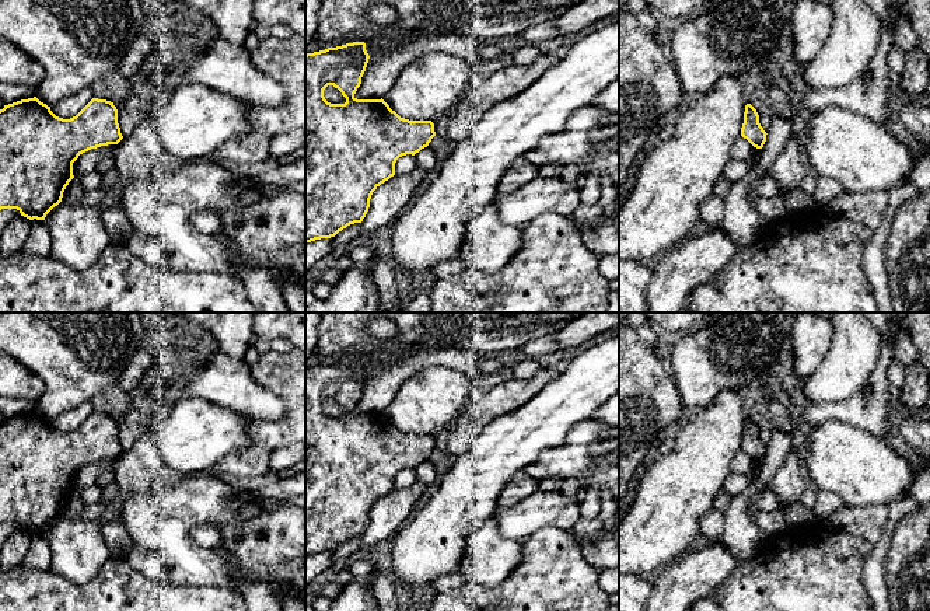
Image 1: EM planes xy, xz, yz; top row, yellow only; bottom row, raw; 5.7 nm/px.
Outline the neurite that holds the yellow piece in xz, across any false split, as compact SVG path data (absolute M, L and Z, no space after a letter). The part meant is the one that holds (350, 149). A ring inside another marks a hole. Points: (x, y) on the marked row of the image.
M364 42L305 55L305 244L361 223L373 192L395 175L396 160L415 156L436 136L431 121L401 118L382 98L354 97L368 59ZM328 85L338 88L346 102L328 102L324 97Z

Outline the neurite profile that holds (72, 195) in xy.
M74 177L74 178L70 181L70 185L66 186L66 189L64 189L64 192L63 192L62 202L66 203L66 205L78 205L81 196L84 195L84 192L85 192L85 191L84 191L83 186L80 185L77 177Z

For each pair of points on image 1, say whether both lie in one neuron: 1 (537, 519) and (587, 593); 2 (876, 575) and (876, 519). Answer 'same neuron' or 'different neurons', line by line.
1: different neurons
2: different neurons

